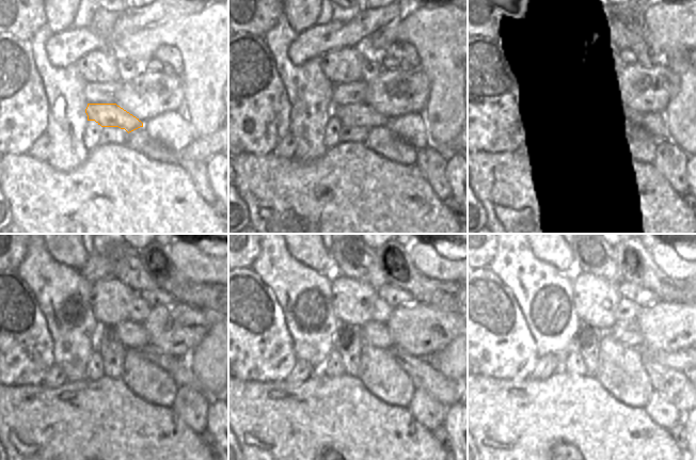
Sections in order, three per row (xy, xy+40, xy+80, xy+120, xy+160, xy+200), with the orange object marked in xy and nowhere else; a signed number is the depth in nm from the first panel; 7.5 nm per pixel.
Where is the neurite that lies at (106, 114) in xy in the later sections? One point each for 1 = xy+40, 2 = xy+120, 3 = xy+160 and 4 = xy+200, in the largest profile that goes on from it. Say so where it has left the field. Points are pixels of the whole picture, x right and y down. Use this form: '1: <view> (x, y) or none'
1: xy+40 (353, 114)
2: xy+120 (178, 368)
3: xy+160 (425, 376)
4: xy+200 (675, 385)

